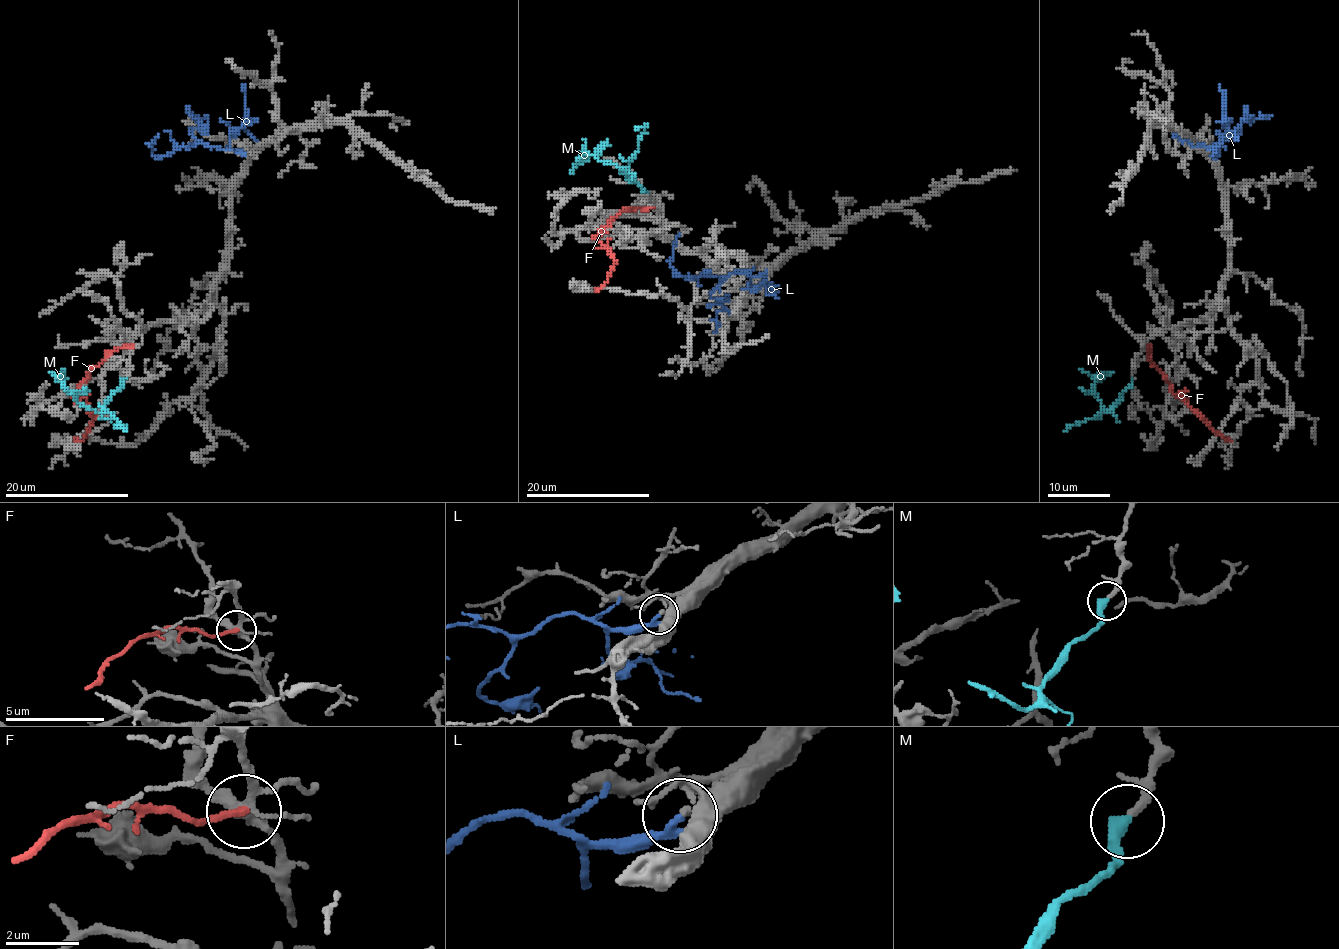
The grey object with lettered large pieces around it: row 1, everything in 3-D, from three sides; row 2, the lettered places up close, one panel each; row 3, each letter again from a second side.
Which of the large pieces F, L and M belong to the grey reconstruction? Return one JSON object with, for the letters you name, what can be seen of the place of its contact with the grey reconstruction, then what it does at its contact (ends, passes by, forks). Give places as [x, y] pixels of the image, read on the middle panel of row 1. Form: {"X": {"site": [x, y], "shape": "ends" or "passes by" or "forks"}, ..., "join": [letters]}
{"M": {"site": [646, 192], "shape": "ends"}, "join": ["M"]}

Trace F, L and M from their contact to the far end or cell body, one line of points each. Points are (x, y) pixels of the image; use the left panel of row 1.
F: (130, 345), (112, 350), (81, 384), (78, 398), (89, 407), (93, 423), (81, 440), (73, 440)
L: (245, 154), (205, 144), (182, 145), (169, 153), (154, 156), (149, 144), (152, 145), (158, 134)
M: (124, 379), (101, 412), (82, 406), (50, 371)

